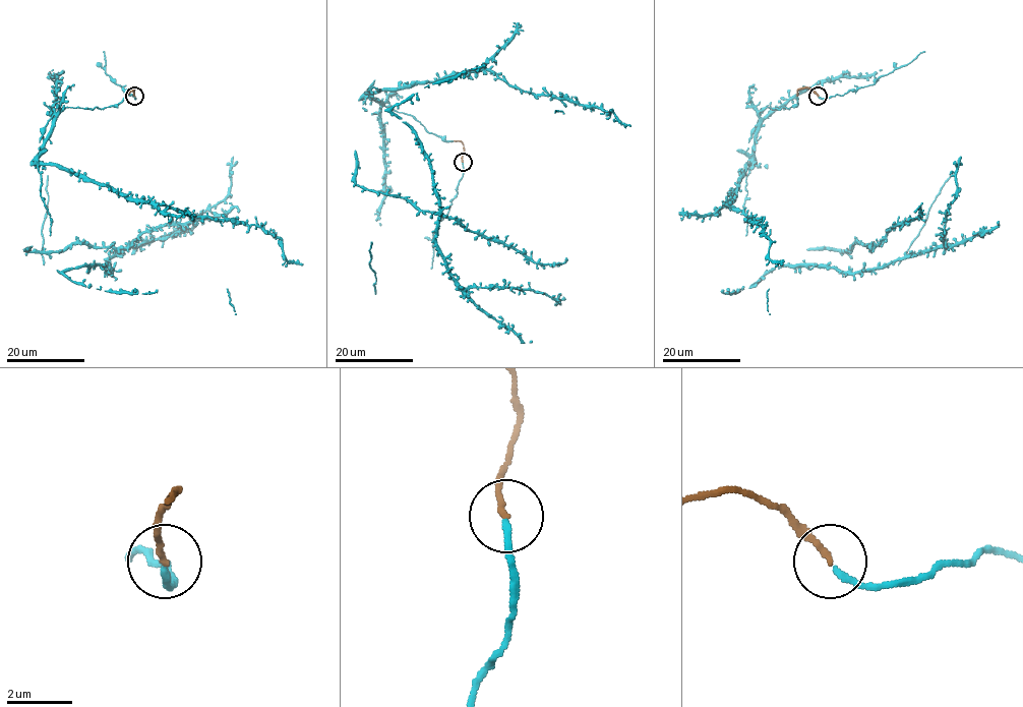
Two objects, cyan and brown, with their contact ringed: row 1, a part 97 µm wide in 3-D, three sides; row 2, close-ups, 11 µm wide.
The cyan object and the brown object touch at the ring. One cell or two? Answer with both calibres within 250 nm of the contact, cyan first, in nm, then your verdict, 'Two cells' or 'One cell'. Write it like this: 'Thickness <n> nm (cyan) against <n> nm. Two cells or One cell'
Thickness 180 nm (cyan) against 180 nm. One cell

